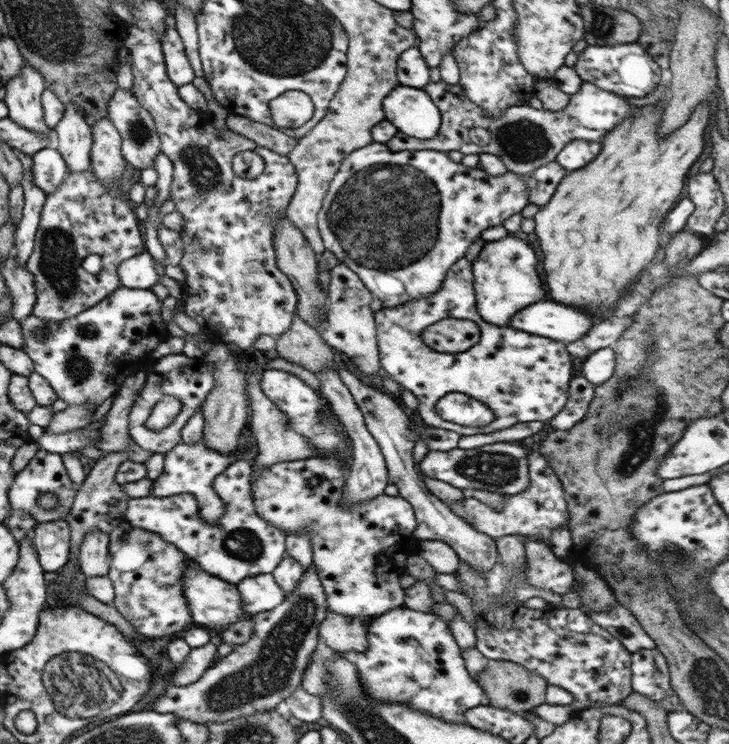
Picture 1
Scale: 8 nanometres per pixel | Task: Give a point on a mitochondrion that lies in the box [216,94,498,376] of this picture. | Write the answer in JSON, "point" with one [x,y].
{"point":[386,216]}

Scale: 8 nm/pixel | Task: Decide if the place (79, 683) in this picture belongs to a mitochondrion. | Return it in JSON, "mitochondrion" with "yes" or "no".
{"mitochondrion":"yes"}

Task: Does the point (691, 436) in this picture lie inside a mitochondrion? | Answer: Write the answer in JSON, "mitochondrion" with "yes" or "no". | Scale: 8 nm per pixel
{"mitochondrion":"no"}

